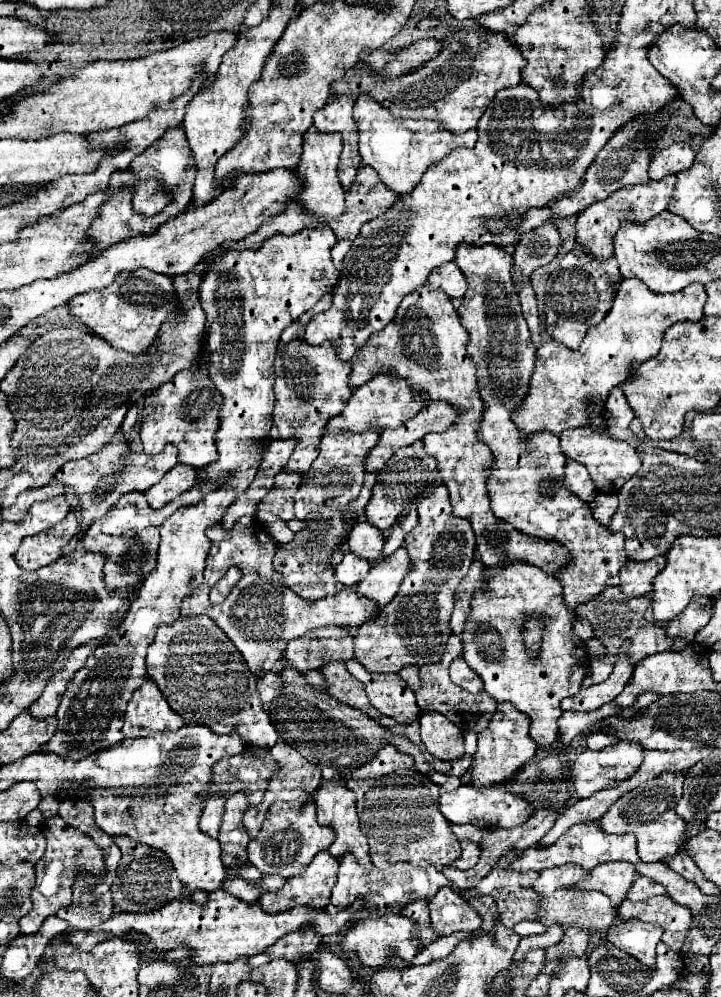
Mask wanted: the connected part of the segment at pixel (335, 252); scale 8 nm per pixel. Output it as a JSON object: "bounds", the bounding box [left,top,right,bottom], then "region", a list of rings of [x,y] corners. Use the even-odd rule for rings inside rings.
{"bounds":[331,239,351,271],"region":[[[345,239],[345,241],[337,241],[335,247],[331,249],[333,263],[335,263],[335,267],[337,267],[339,271],[343,269],[343,259],[345,259],[345,255],[347,255],[349,249],[351,249],[351,241],[349,241],[349,239]]]}

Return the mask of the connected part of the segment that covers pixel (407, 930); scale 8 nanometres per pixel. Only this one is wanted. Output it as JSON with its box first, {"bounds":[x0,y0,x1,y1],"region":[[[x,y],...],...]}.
{"bounds":[339,913,419,967],"region":[[[397,913],[369,915],[367,919],[349,925],[349,929],[345,929],[341,937],[343,937],[343,941],[339,943],[341,953],[355,953],[365,967],[383,967],[385,963],[389,963],[387,949],[395,949],[403,961],[411,963],[419,949],[419,937],[415,933],[415,925],[407,917]]]}

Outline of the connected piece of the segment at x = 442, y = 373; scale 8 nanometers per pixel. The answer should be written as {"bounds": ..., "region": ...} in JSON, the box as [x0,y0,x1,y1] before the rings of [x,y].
{"bounds":[351,287,571,575],"region":[[[421,287],[409,293],[401,301],[397,317],[385,329],[373,333],[373,337],[369,337],[369,341],[361,347],[359,355],[351,363],[351,385],[361,387],[371,381],[373,375],[391,369],[401,377],[409,377],[409,381],[413,381],[413,389],[425,389],[433,401],[447,401],[459,407],[461,415],[457,417],[457,425],[445,433],[425,435],[423,447],[439,461],[439,475],[451,493],[453,513],[473,525],[481,563],[487,565],[493,575],[497,573],[497,567],[505,567],[507,561],[525,561],[537,565],[547,575],[555,575],[571,561],[567,549],[559,543],[519,533],[507,521],[499,521],[489,507],[487,477],[493,469],[495,457],[491,449],[479,441],[479,425],[485,407],[475,381],[475,365],[465,351],[467,339],[467,331],[463,329],[451,299],[439,289]]]}

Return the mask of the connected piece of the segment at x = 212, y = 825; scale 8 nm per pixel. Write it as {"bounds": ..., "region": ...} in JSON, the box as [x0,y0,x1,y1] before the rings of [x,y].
{"bounds":[199,795,225,837],"region":[[[213,795],[209,797],[207,801],[207,807],[203,811],[203,817],[199,821],[199,827],[203,833],[211,835],[211,837],[217,837],[219,833],[219,825],[221,825],[221,819],[223,819],[223,805],[225,805],[225,795]]]}

